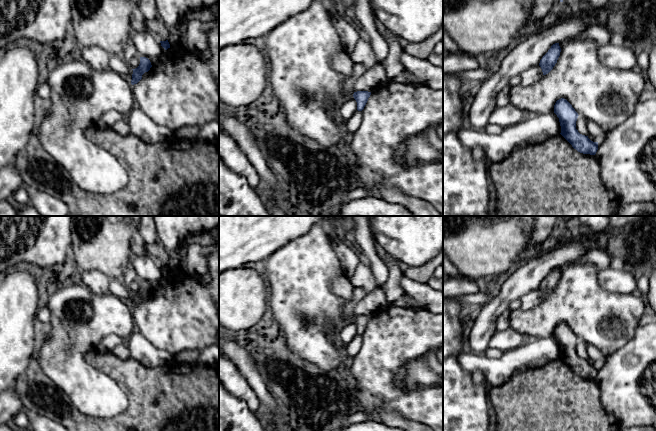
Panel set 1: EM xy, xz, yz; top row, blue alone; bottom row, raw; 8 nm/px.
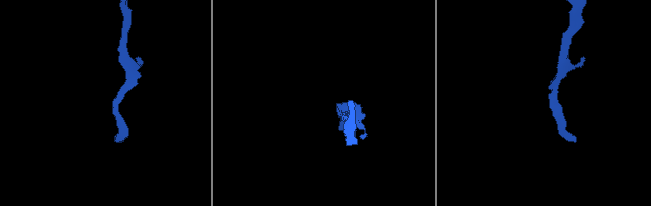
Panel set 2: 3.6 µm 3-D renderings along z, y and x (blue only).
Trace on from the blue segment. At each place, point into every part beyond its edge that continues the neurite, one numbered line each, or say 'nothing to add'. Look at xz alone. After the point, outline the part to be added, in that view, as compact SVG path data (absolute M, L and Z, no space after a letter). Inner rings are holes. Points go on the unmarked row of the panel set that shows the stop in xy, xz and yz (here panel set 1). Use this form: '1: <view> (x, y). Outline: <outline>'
nothing to add

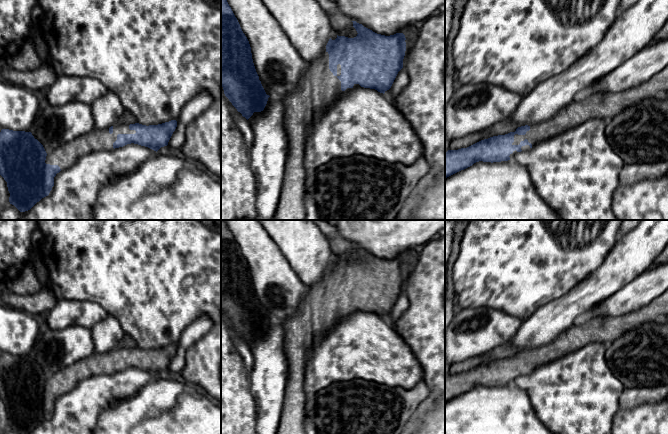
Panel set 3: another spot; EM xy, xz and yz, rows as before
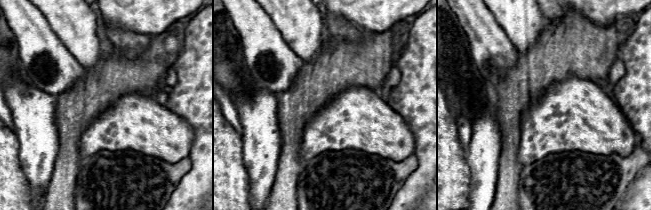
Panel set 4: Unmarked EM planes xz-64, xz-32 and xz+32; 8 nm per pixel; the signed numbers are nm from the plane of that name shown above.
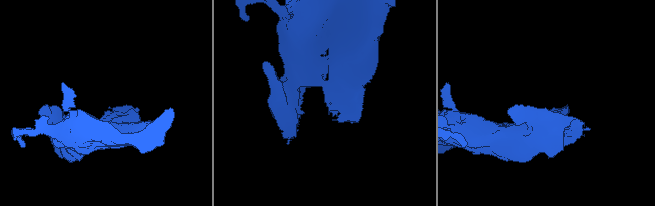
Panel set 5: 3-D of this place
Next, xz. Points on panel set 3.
1: xz (318, 312). Outline: M324 276L320 283L315 286L307 287L308 295L304 298L301 304L296 309L295 314L288 319L281 322L284 331L284 352L286 361L288 364L288 378L285 387L285 395L282 413L280 416L279 426L277 428L276 434L305 434L304 430L304 417L305 417L305 405L307 402L308 395L304 390L305 382L305 371L307 367L308 355L311 348L323 338L329 330L336 324L339 320L350 315L352 312L347 312L345 315L341 314L341 305L337 302L341 299L341 289L337 289L337 299L334 300L329 293L329 278Z

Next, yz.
1: yz (605, 329). Outline: M668 290L648 305L621 316L590 316L571 325L550 343L531 349L525 359L514 359L512 369L525 363L536 370L551 360L575 352L592 342L611 343L628 331L644 323L664 324L668 322Z

